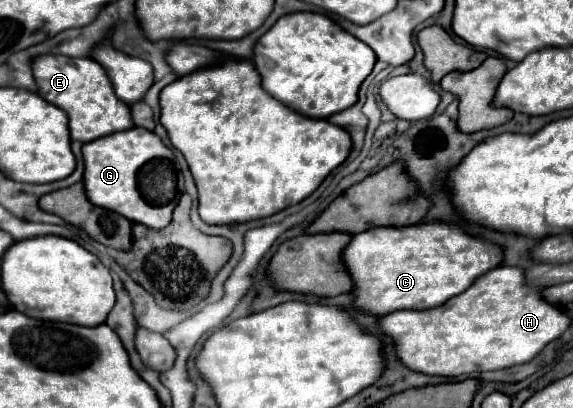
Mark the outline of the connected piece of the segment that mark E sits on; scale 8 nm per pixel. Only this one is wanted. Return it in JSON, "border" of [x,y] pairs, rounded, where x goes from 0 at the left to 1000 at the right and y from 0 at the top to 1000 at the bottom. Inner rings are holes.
{"border":[[[75,132],[58,147],[58,186],[68,216],[68,235],[79,240],[86,255],[113,270],[113,279],[120,284],[124,343],[138,343],[148,353],[236,309],[225,260],[201,235],[201,221],[180,162],[159,142]]]}

